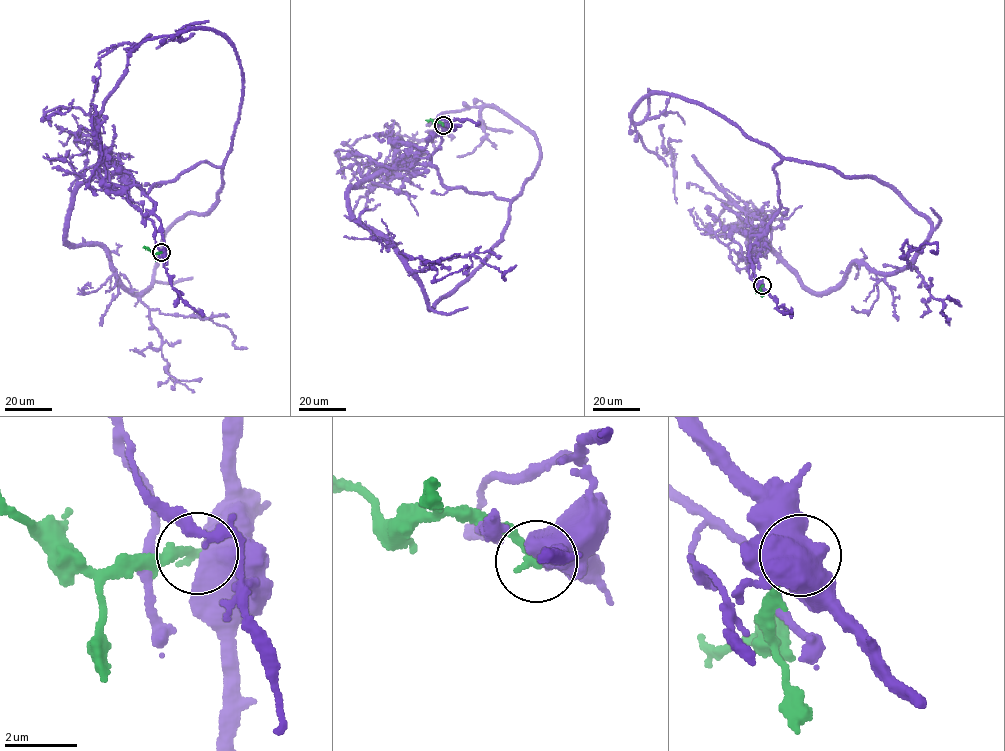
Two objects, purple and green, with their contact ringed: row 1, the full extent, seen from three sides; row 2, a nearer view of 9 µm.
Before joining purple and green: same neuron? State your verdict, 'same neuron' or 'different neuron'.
different neuron

